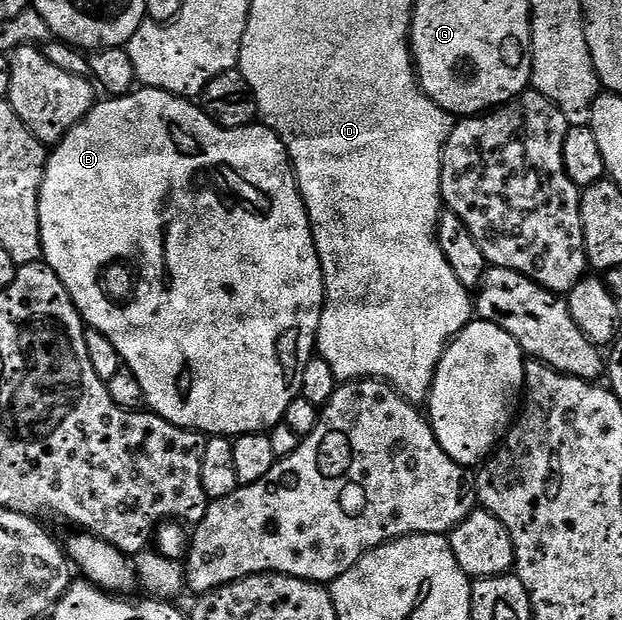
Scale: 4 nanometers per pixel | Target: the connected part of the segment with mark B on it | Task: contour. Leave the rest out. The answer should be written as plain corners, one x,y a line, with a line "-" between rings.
138,88
129,94
110,96
107,102
99,101
90,110
90,114
83,122
76,124
62,137
61,142
53,147
52,153
46,159
46,175
42,177
42,187
38,193
38,211
40,212
40,236
42,237
42,258
60,276
64,288
72,296
76,308
82,313
82,320
91,330
99,330
108,340
112,340
112,348
120,352
125,369
134,373
136,380
140,380
140,388
146,397
145,405
155,414
159,414
164,420
168,420
173,426
179,426
185,430
197,430
203,436
237,436
239,434
265,434
274,426
283,425
288,404
292,404
294,398
299,397
300,376
304,372
304,364
315,353
318,341
318,325
322,315
322,306
326,302
326,289
324,288
324,276
320,268
320,260
316,252
316,244
310,227
310,217
306,211
306,205
302,194
298,191
298,182
294,179
294,167
290,164
290,153
286,150
284,139
276,132
272,132
267,126
255,124
253,126
241,126
235,130
226,130
215,124
209,116
202,111
201,105
193,101
179,98
176,94
170,94
166,90
151,90

